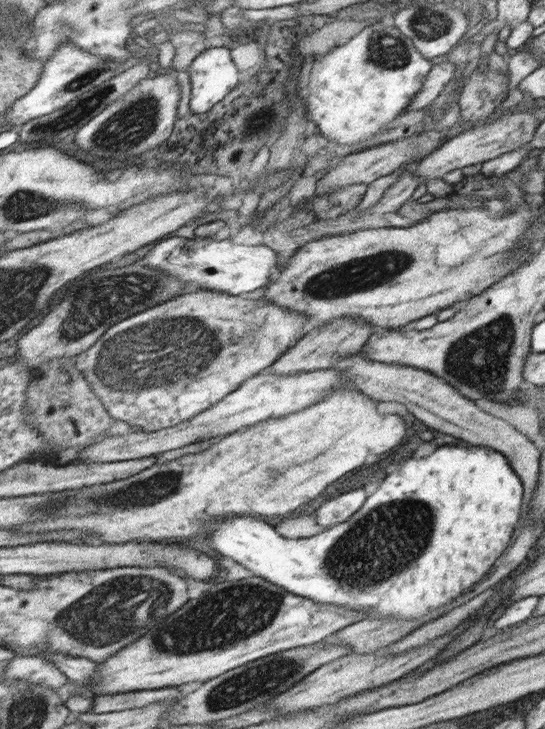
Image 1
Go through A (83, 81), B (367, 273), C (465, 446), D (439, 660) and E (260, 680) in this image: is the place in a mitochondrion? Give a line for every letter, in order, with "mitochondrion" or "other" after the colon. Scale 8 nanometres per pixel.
A: mitochondrion
B: mitochondrion
C: other
D: other
E: mitochondrion

